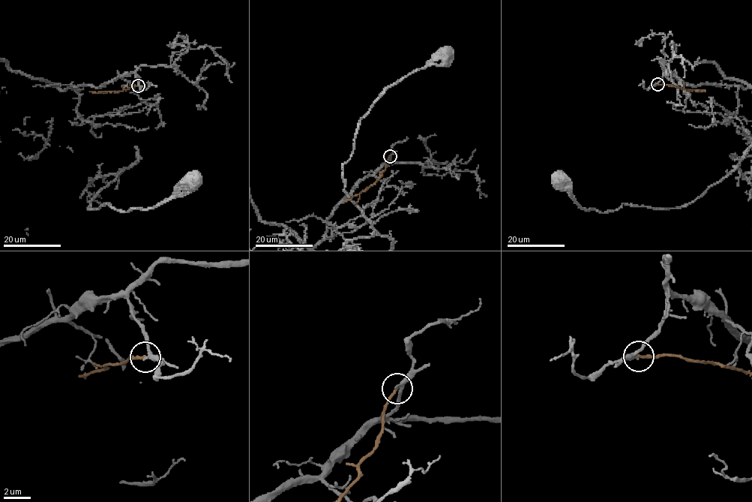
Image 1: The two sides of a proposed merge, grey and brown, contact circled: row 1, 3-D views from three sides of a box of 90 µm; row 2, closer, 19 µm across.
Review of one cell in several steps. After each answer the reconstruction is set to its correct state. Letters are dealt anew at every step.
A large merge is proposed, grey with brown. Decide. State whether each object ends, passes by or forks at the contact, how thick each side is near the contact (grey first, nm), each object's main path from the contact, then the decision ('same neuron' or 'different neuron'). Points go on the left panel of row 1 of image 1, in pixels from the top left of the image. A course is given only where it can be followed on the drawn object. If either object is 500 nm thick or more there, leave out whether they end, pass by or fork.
grey passes by; brown ends; calibres 260 and 200 nm; course grey (138, 86), (133, 73), (60, 89), (116, 123), (137, 150), (88, 208), (153, 208), (192, 178); course brown (138, 85), (120, 91), (90, 91); different neuron

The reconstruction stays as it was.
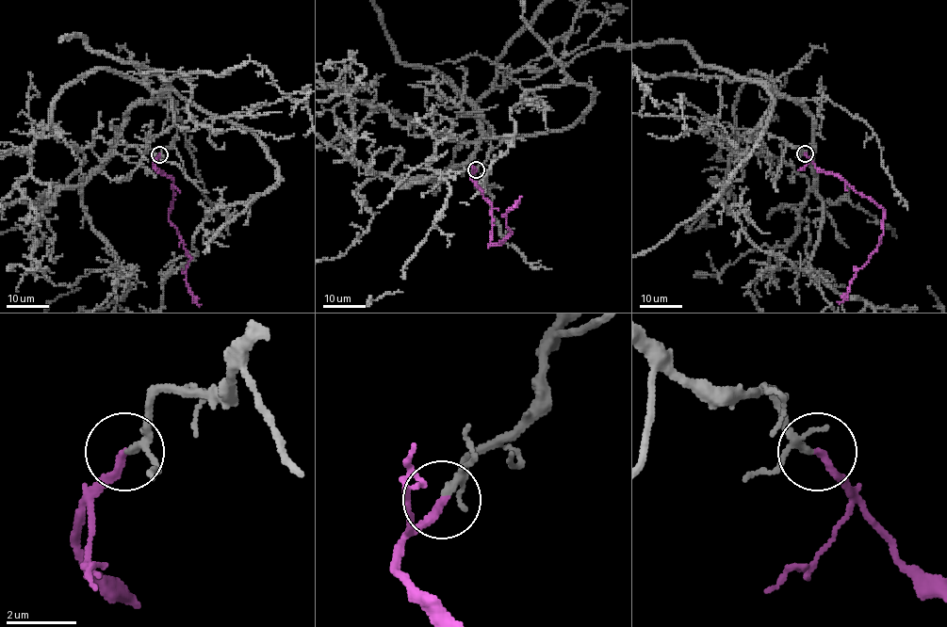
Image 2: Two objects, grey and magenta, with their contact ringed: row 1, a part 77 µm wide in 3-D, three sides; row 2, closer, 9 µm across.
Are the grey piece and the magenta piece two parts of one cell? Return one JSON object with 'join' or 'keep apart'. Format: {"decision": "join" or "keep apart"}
{"decision": "join"}

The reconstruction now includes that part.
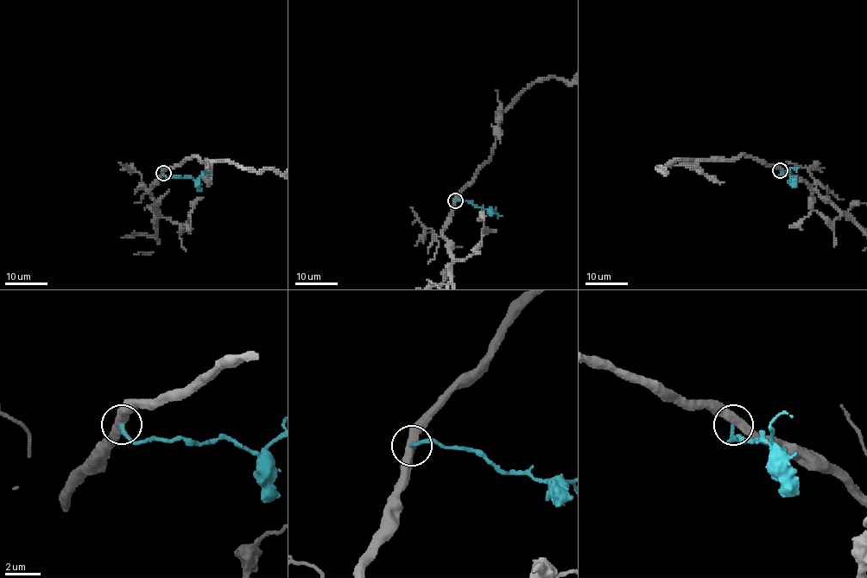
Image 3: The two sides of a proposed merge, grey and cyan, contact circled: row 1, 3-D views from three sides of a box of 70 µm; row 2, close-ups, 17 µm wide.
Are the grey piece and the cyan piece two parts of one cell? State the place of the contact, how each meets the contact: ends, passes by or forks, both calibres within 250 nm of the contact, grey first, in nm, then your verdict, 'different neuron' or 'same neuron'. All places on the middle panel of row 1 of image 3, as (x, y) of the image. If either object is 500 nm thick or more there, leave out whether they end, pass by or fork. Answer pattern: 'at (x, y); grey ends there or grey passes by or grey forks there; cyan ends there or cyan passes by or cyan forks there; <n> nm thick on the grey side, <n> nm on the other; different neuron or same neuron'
at (455, 200); grey passes by; cyan ends there; 480 nm thick on the grey side, 180 nm on the other; different neuron

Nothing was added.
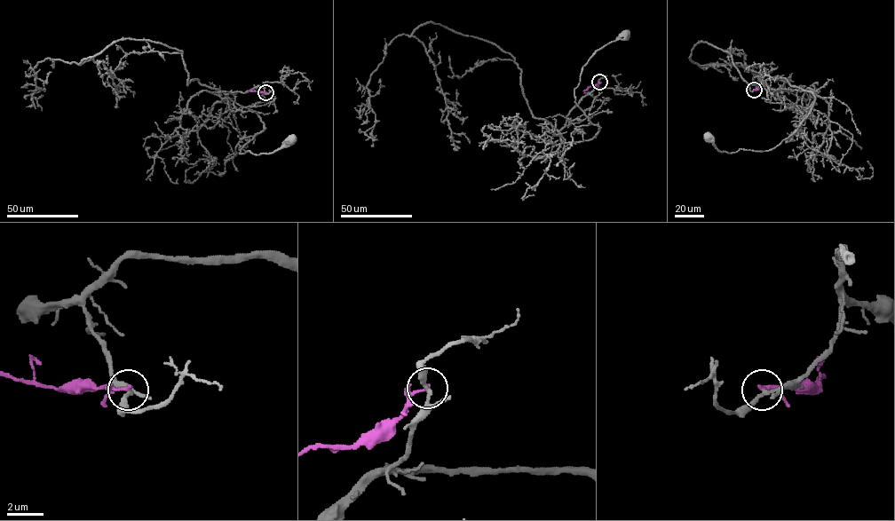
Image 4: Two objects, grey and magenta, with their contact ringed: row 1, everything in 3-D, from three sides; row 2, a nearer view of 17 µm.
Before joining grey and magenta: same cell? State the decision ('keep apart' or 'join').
keep apart

